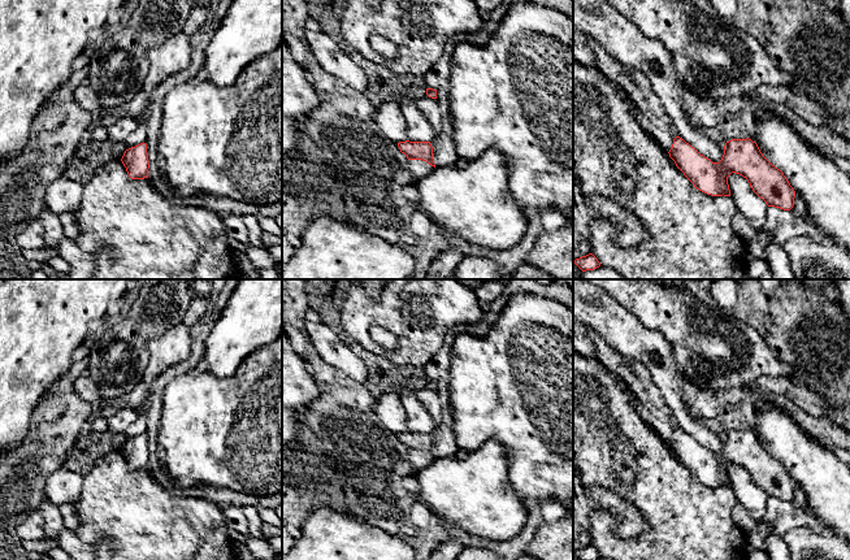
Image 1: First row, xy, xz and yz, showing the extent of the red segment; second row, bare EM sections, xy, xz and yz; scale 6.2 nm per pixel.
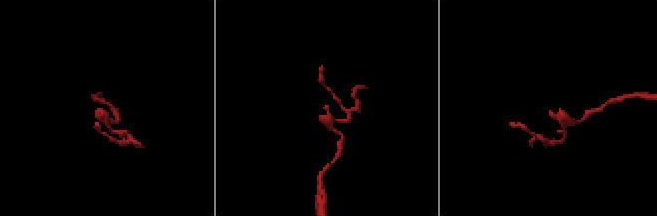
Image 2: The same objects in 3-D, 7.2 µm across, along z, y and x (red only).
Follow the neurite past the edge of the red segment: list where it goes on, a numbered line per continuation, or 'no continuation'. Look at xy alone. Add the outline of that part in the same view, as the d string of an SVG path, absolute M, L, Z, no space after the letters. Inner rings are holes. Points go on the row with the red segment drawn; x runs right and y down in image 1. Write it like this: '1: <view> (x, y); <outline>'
no continuation

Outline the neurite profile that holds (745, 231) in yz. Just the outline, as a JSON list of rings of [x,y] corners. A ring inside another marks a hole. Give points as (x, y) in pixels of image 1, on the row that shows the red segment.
[[[737,210],[737,213],[732,218],[733,231],[738,235],[738,238],[747,243],[756,235],[756,230],[747,222],[745,216]]]

